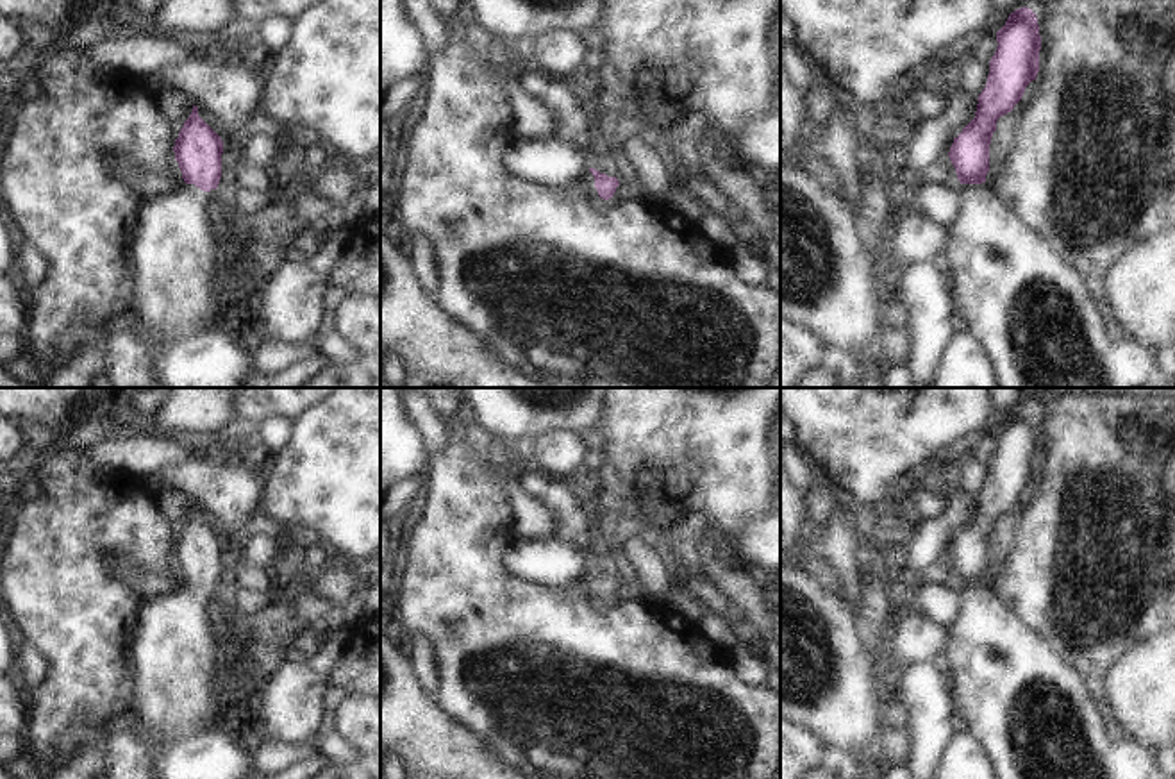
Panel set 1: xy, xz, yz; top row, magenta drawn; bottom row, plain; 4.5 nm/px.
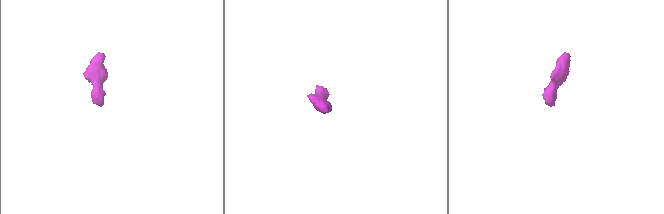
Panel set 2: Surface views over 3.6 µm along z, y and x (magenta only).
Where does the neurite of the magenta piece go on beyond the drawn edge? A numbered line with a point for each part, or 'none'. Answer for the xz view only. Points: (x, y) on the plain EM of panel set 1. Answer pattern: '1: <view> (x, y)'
1: xz (588, 581)

